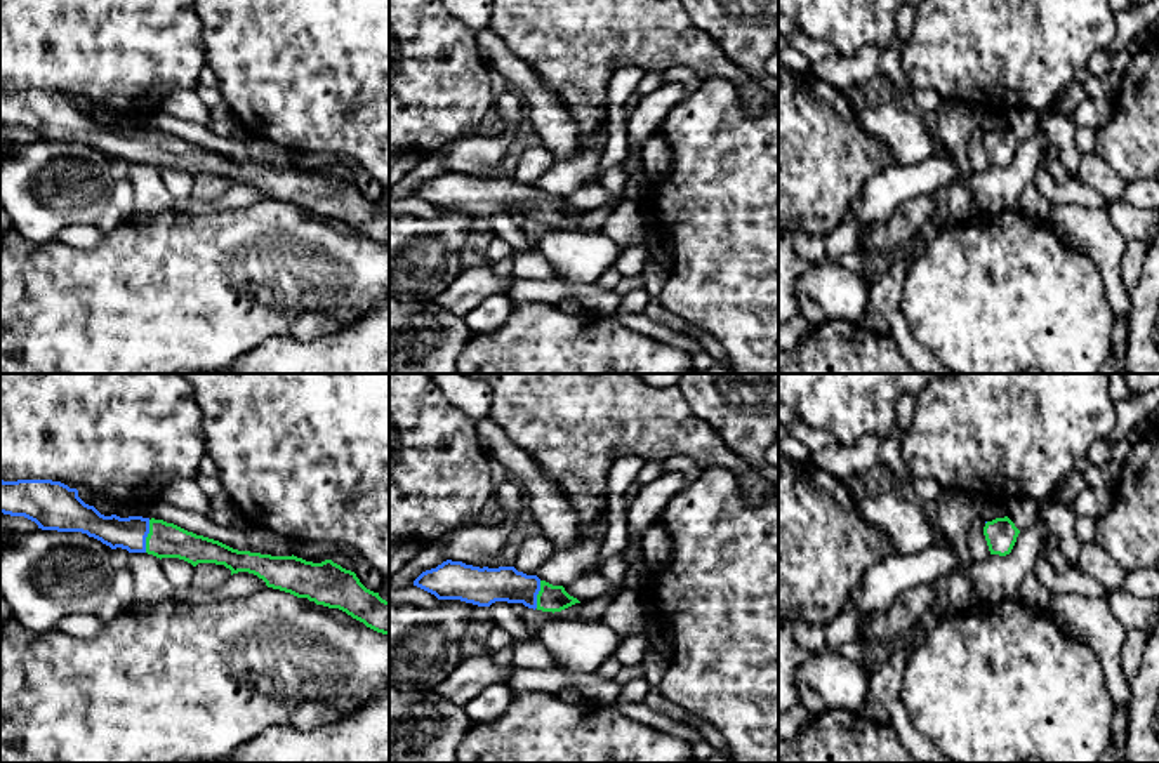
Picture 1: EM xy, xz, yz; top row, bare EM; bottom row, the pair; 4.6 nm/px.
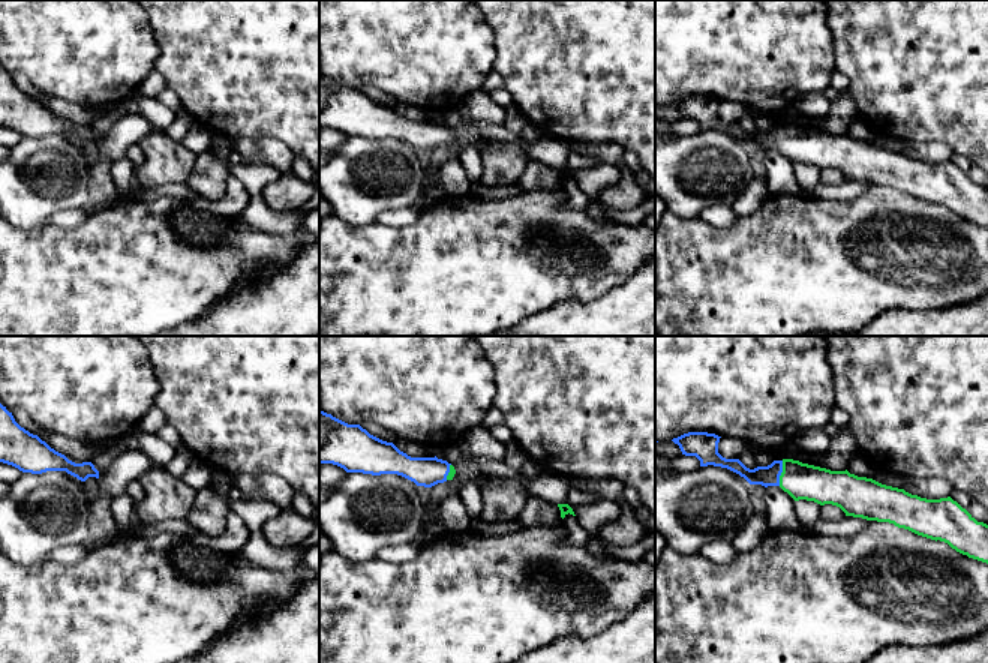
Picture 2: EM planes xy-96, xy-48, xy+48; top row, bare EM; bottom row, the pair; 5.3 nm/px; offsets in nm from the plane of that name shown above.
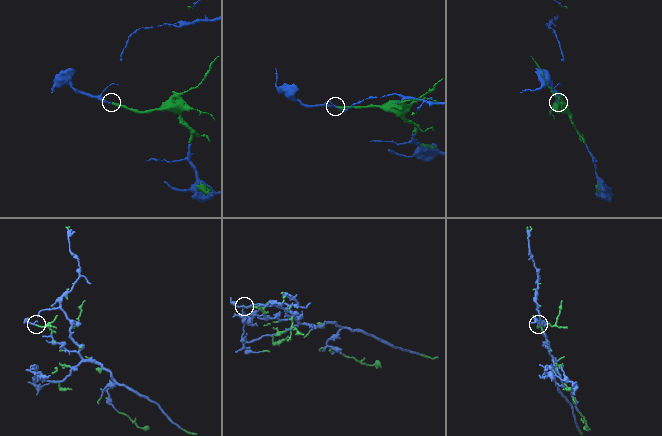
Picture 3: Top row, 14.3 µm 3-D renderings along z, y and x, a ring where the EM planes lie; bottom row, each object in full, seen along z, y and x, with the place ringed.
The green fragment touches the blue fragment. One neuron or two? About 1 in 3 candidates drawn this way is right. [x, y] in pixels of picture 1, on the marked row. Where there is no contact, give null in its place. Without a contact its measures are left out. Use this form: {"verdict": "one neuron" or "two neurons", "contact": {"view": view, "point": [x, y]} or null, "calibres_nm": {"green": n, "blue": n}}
{"verdict": "one neuron", "contact": {"view": "xy", "point": [148, 536]}, "calibres_nm": {"green": 160, "blue": 150}}

